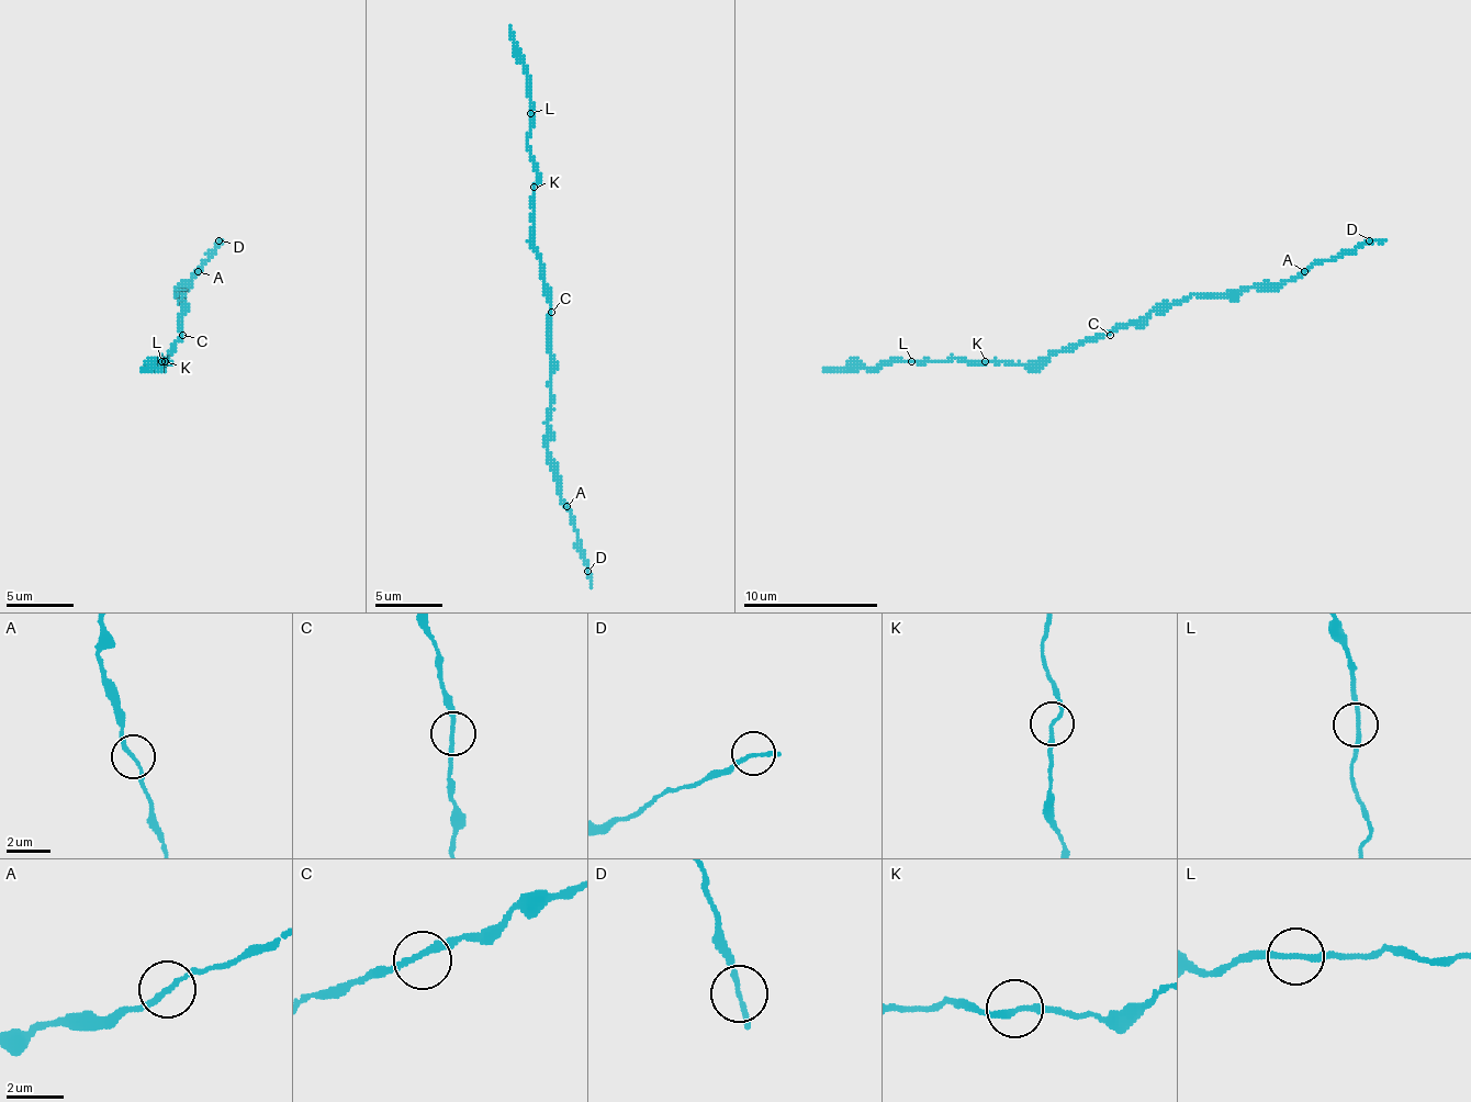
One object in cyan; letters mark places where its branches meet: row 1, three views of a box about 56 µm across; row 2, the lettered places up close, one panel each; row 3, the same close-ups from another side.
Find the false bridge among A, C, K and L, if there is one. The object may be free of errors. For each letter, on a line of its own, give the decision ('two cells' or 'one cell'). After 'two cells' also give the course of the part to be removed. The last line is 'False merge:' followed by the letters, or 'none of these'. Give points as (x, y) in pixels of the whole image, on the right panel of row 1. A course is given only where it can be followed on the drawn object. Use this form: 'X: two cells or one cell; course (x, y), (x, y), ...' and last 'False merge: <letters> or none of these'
A: one cell
C: one cell
K: one cell
L: one cell
False merge: none of these

